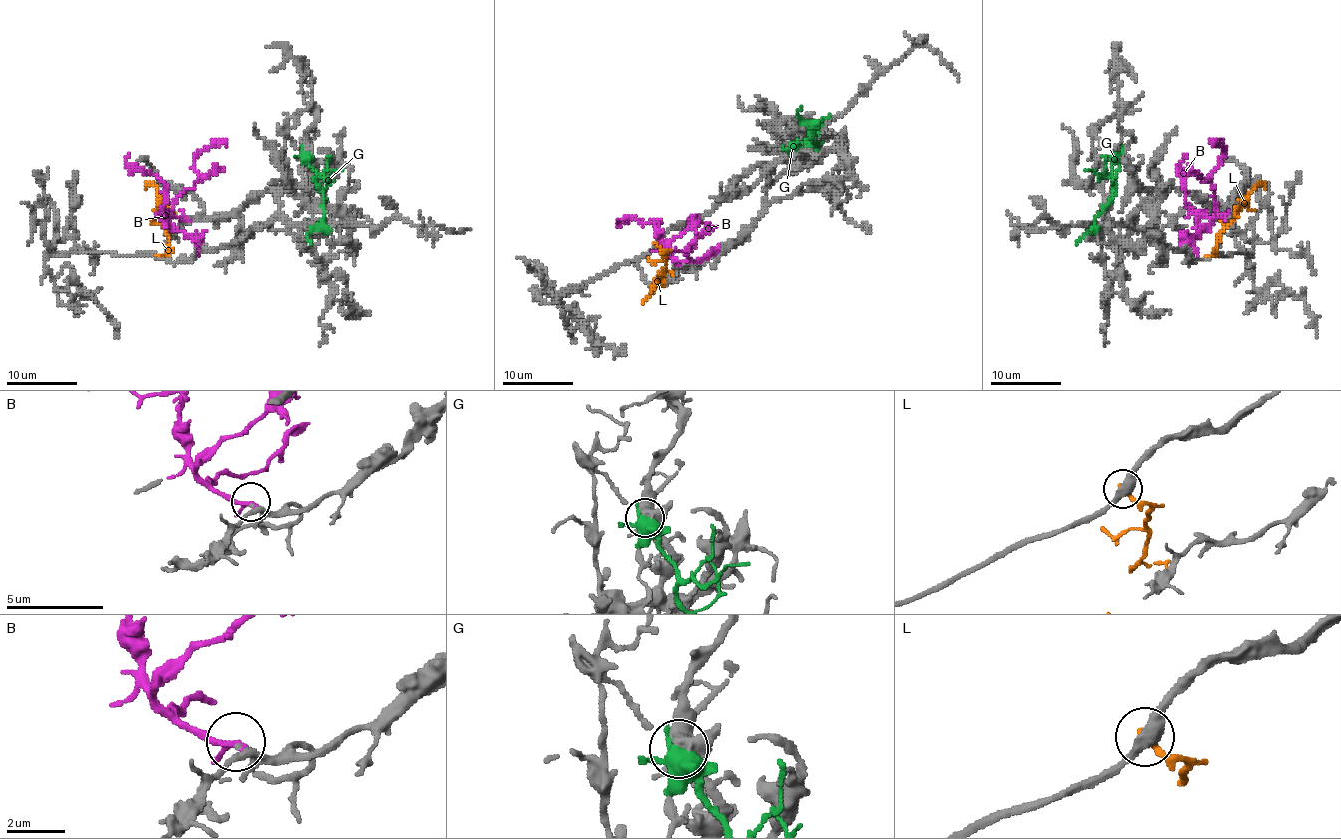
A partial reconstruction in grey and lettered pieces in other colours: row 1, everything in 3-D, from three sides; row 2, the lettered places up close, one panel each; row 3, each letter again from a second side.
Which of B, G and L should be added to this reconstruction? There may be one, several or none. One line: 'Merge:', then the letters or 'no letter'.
Merge: B

